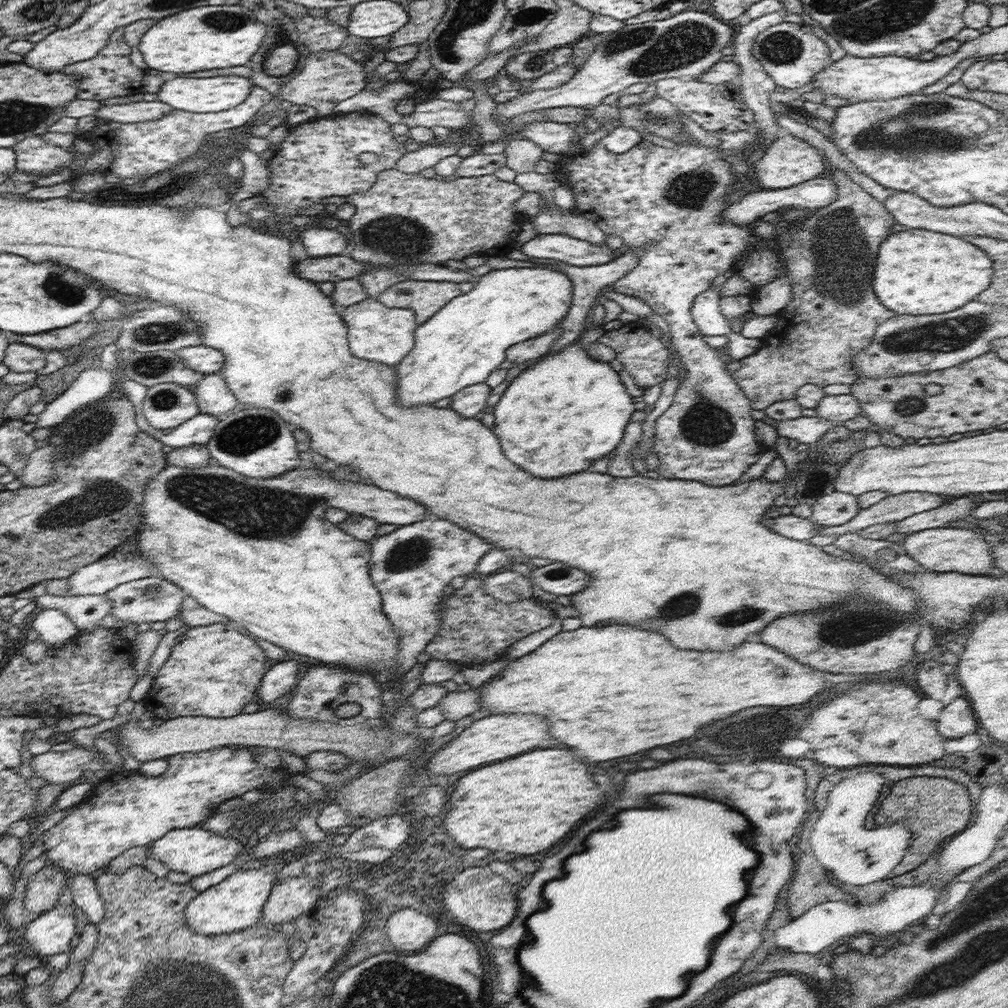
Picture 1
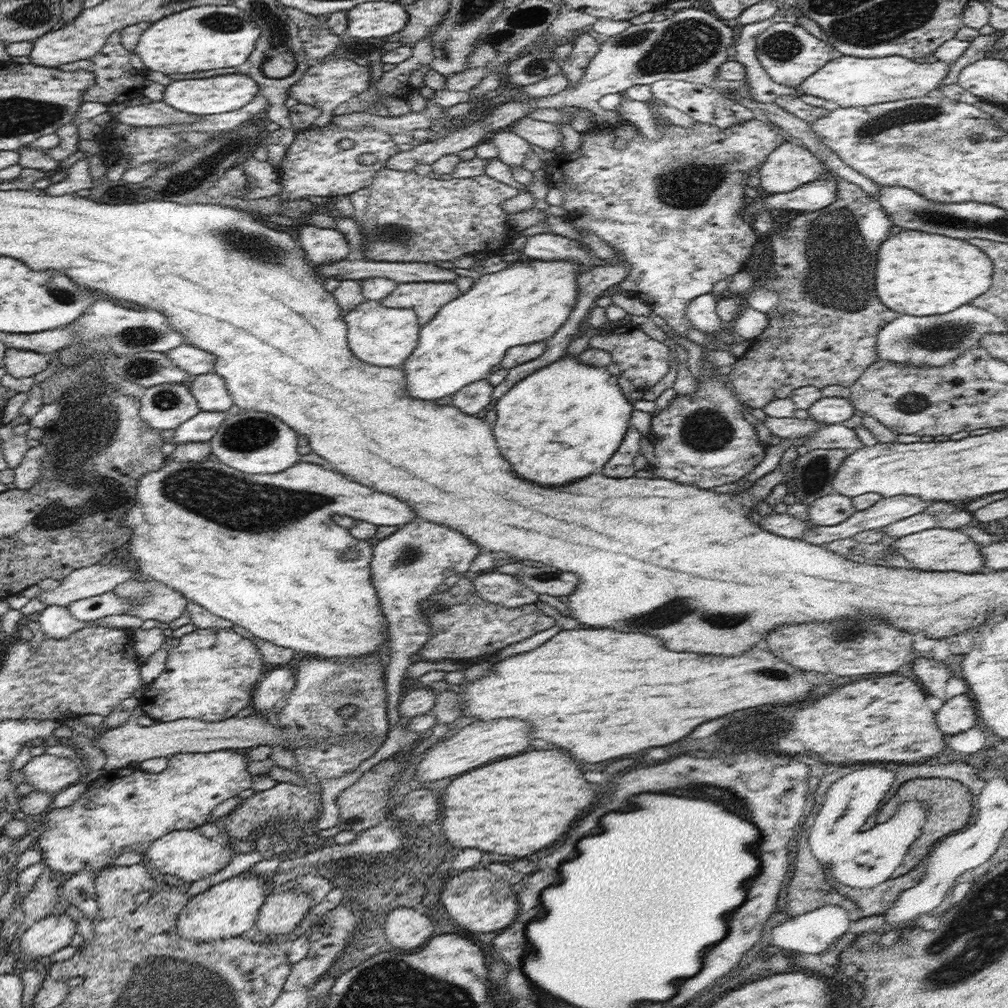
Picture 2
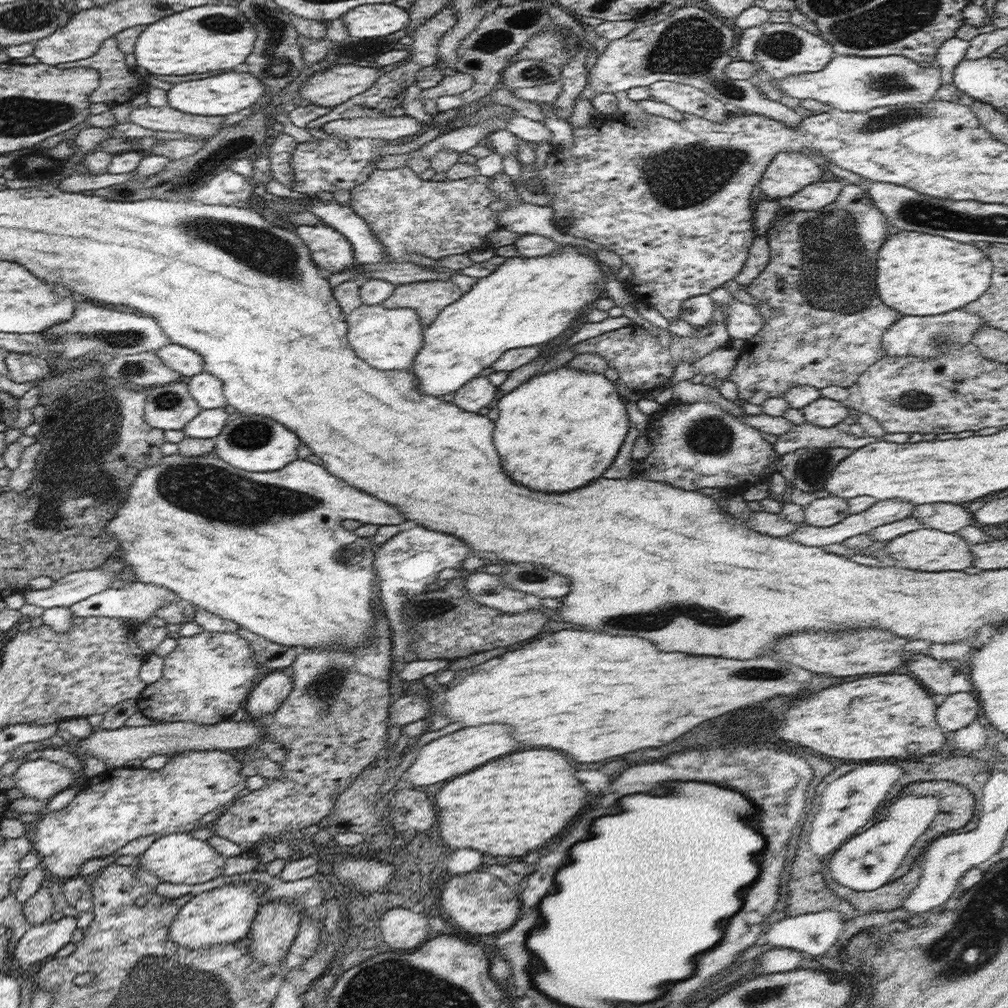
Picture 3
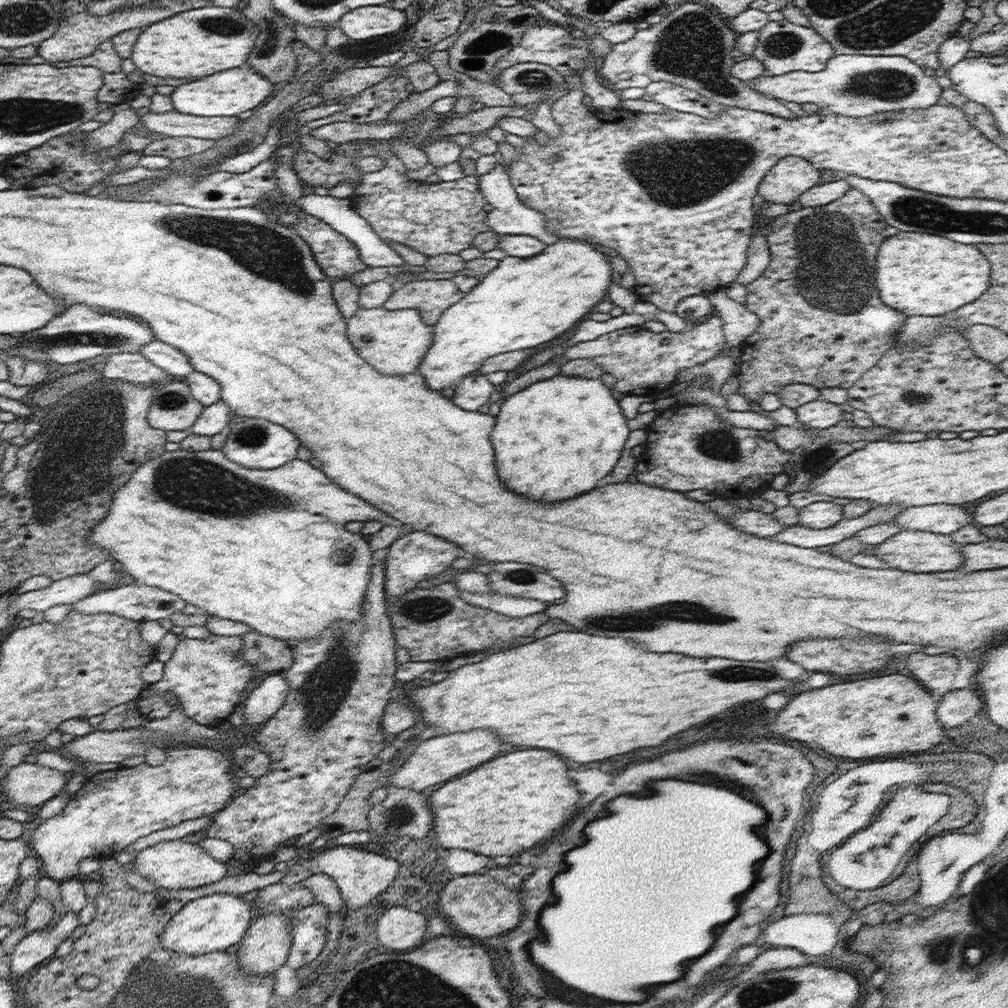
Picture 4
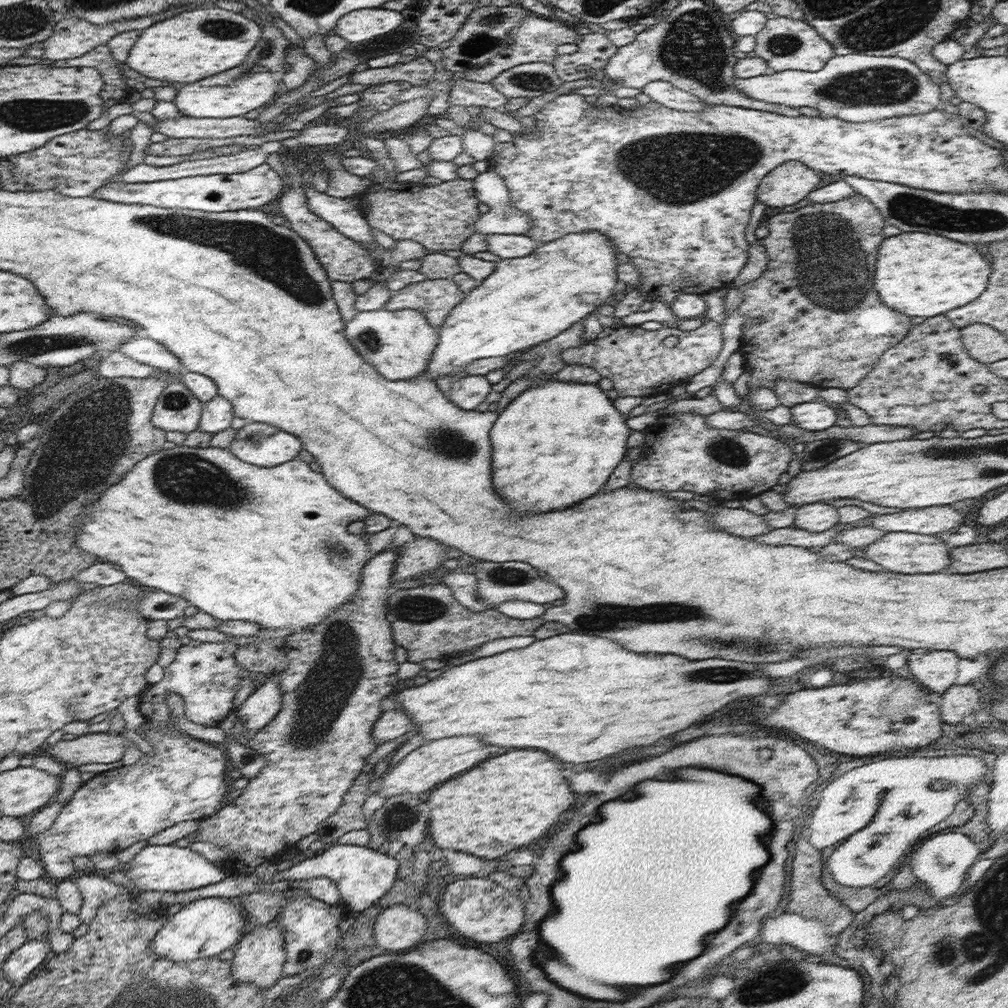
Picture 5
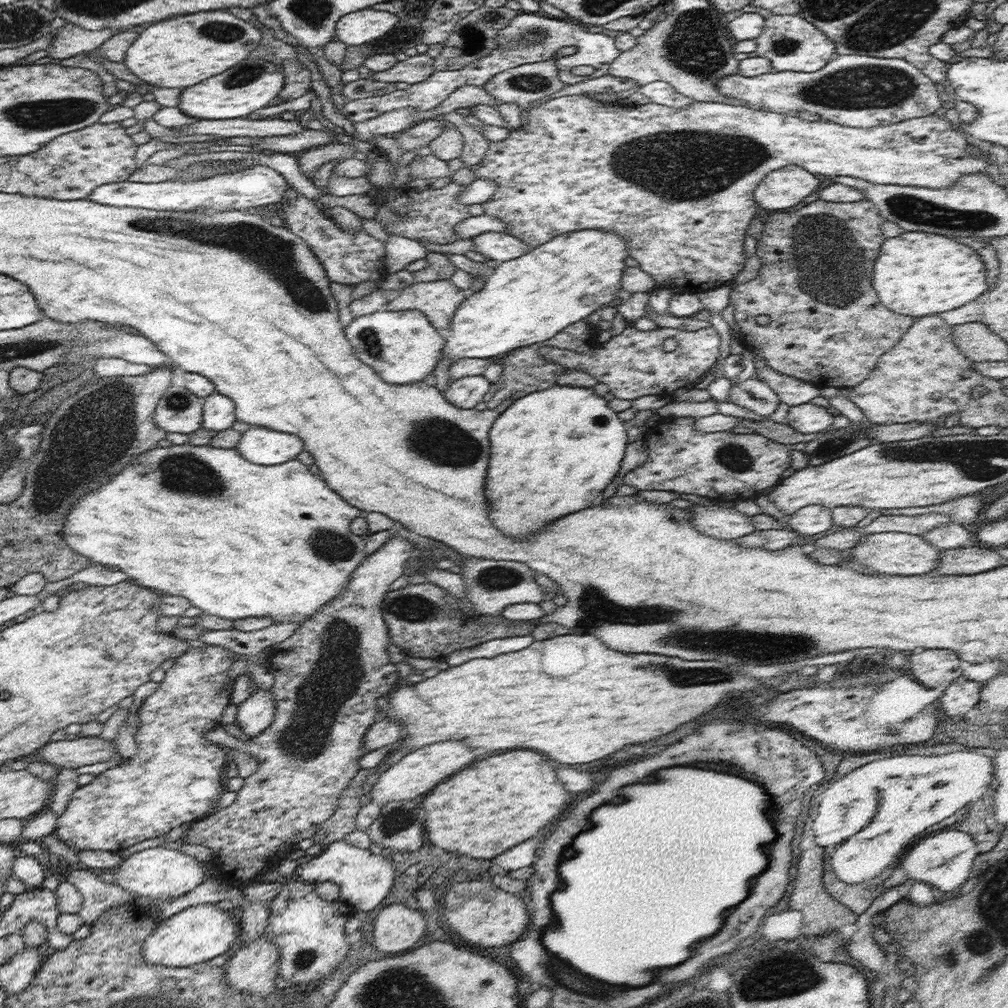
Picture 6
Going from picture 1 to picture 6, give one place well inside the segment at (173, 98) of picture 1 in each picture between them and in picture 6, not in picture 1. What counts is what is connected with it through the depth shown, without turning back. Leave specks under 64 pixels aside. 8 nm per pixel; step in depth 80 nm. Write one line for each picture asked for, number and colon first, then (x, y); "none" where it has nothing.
2: (220, 94)
3: (227, 93)
4: (230, 92)
5: (237, 91)
6: (237, 92)

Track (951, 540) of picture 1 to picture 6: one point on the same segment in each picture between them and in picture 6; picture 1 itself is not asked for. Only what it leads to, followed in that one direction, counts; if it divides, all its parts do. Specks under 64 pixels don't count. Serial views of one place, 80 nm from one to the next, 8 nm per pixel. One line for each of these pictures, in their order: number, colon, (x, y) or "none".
2: (937, 549)
3: (926, 549)
4: (919, 551)
5: (900, 552)
6: (898, 553)

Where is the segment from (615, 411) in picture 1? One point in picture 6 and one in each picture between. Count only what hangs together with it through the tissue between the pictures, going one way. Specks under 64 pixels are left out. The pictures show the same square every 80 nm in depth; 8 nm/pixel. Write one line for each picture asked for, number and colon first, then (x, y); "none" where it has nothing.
2: (562, 422)
3: (558, 431)
4: (557, 438)
5: (543, 443)
6: (537, 474)

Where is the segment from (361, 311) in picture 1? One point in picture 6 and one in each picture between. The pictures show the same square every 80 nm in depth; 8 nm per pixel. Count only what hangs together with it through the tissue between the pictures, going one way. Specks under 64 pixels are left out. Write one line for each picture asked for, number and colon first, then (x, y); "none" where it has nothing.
2: (383, 336)
3: (389, 339)
4: (396, 341)
5: (400, 343)
6: (404, 346)

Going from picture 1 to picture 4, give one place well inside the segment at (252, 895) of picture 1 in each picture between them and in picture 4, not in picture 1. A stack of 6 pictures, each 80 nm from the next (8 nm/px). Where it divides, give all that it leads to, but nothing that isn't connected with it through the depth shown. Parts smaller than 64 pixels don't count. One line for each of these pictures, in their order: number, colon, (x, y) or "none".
2: (230, 908)
3: (225, 914)
4: (212, 923)

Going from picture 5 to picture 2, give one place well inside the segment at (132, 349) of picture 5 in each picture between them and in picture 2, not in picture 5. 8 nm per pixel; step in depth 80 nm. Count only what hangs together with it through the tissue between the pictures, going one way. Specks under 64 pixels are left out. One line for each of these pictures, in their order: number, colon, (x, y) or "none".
2: (195, 361)
3: (183, 360)
4: (169, 358)

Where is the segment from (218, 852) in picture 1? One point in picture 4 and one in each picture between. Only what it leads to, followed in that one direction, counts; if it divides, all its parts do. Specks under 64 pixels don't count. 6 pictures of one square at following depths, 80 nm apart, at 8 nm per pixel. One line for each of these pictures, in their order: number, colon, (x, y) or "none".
2: (188, 854)
3: (179, 858)
4: (175, 864)

